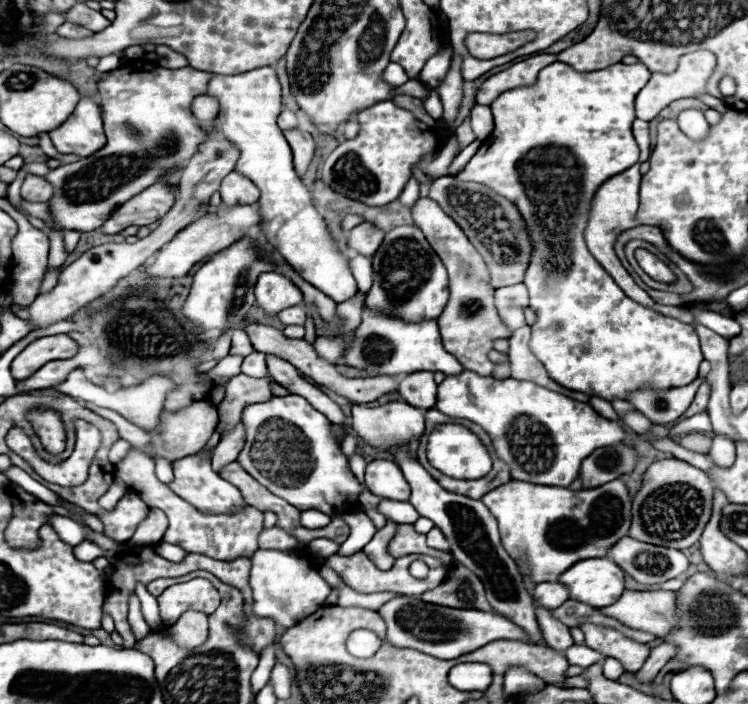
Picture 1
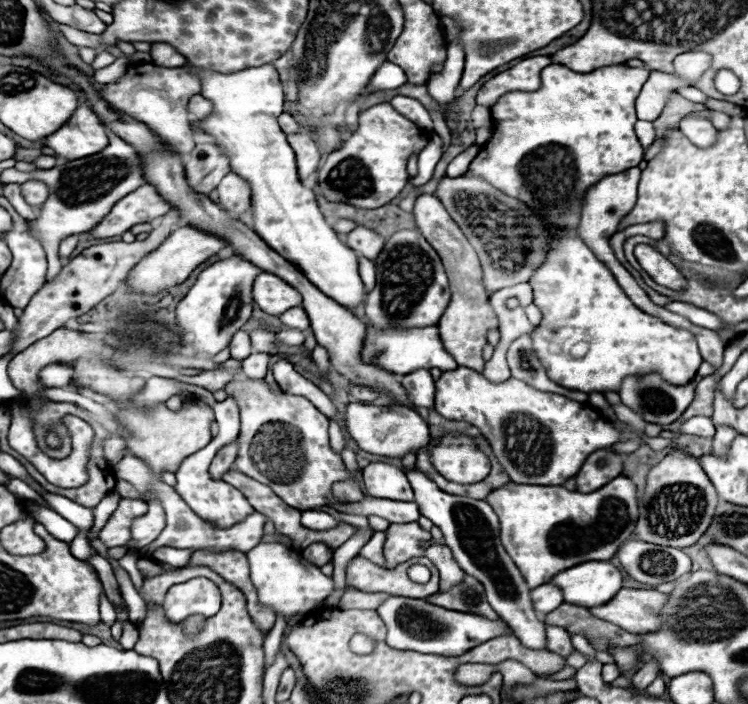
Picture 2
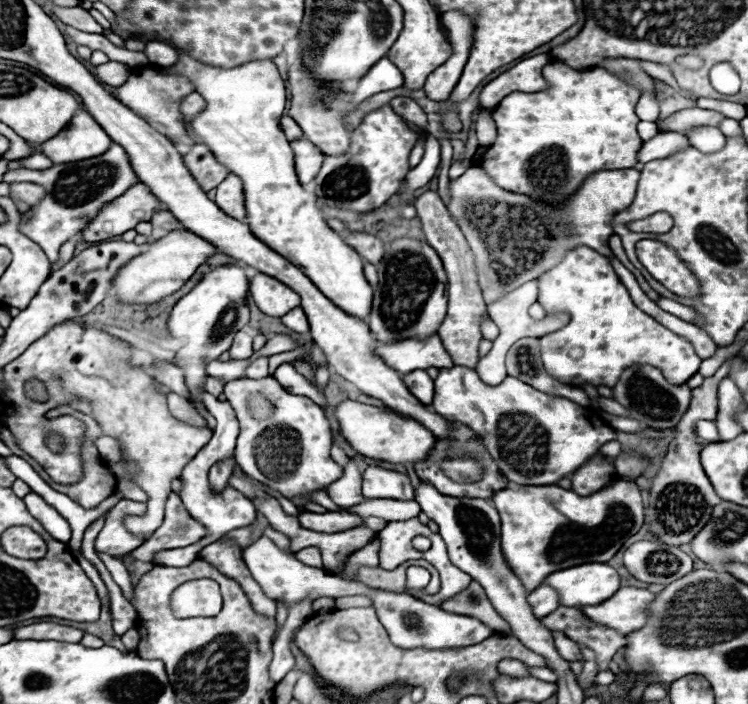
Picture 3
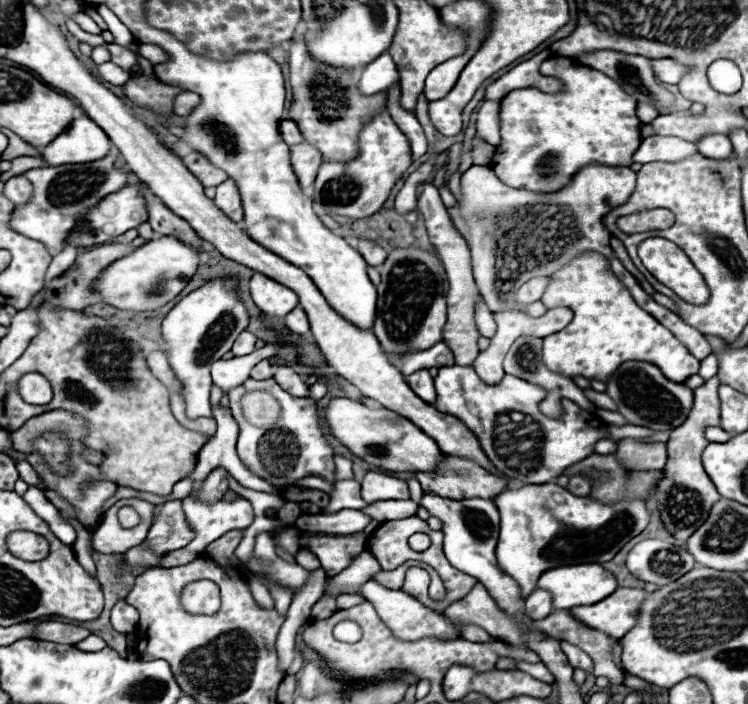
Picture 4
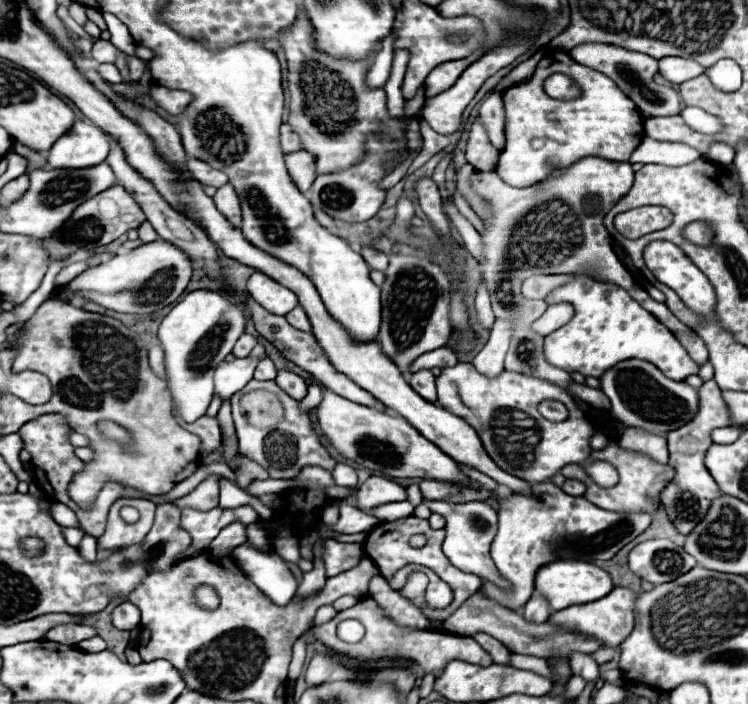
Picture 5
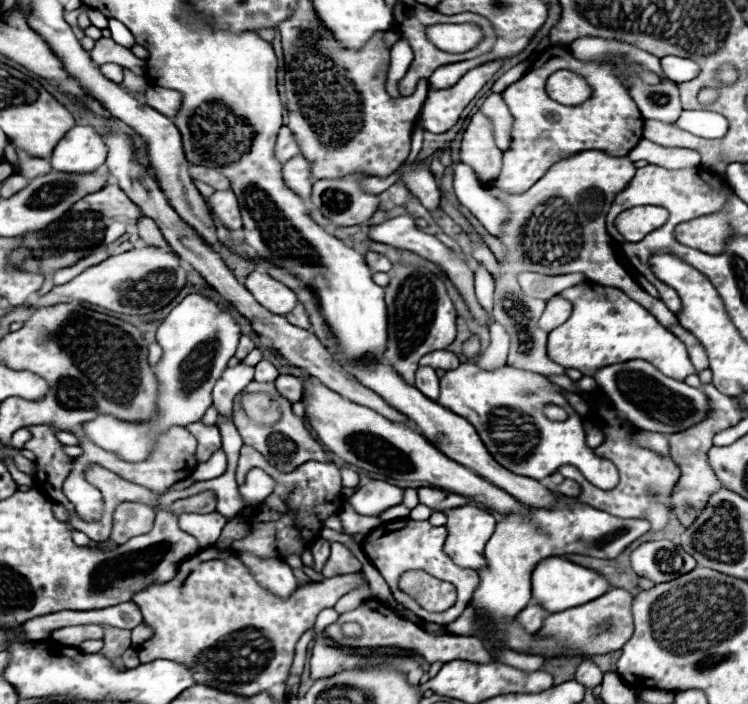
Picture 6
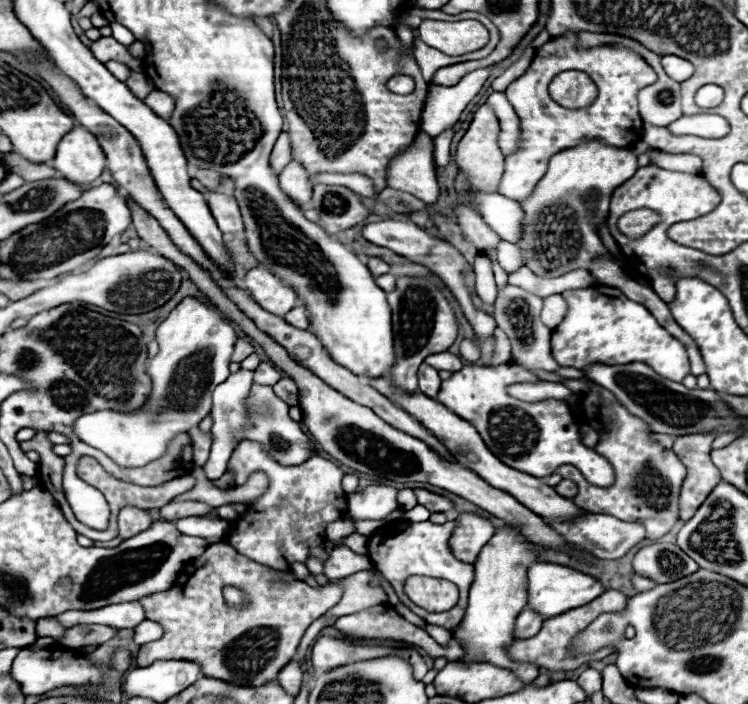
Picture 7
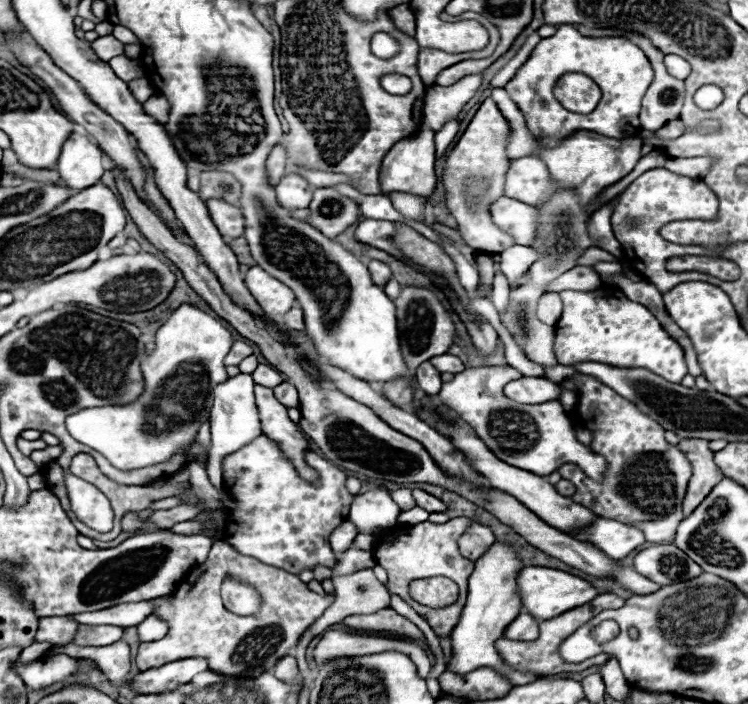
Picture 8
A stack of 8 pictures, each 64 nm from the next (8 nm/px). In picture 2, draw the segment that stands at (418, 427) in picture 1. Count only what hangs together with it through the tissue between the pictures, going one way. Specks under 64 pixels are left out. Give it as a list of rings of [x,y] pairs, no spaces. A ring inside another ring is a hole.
[[[348,404],[344,412],[346,428],[352,440],[370,454],[404,458],[410,452],[418,452],[430,444],[430,432],[426,420],[416,412],[404,406],[366,406],[366,404]]]

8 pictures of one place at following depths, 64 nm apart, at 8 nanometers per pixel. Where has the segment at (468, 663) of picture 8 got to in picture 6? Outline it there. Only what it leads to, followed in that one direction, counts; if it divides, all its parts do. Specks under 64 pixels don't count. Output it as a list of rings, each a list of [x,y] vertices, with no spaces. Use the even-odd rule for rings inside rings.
[[[558,494],[558,508],[552,512],[546,510],[530,510],[530,518],[522,516],[504,516],[502,522],[496,524],[494,536],[488,540],[484,548],[484,558],[486,566],[478,570],[480,584],[476,586],[470,608],[478,614],[478,624],[486,624],[488,628],[478,632],[476,636],[480,640],[492,640],[498,646],[496,662],[510,662],[508,666],[514,666],[516,670],[540,670],[544,660],[536,656],[522,656],[516,654],[506,646],[506,638],[502,638],[502,632],[494,628],[496,624],[504,624],[508,620],[514,620],[522,608],[528,606],[530,602],[530,572],[534,566],[550,556],[560,556],[560,554],[586,554],[594,558],[618,558],[624,548],[628,548],[634,540],[644,536],[650,530],[650,524],[646,520],[626,520],[618,518],[612,514],[606,514],[602,510],[592,510],[590,506],[584,506],[576,502],[576,498],[566,498]]]

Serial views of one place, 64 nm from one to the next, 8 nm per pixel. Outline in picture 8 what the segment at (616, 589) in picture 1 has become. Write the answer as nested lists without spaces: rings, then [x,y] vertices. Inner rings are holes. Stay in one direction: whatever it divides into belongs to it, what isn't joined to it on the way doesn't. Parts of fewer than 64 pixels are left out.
[[[524,566],[520,570],[516,582],[518,582],[516,592],[520,596],[522,610],[532,614],[540,622],[556,618],[556,616],[564,614],[566,610],[578,608],[578,606],[590,602],[594,596],[598,596],[598,590],[590,582],[586,582],[578,576],[572,576],[568,572],[552,570],[552,568],[544,568],[544,566]]]

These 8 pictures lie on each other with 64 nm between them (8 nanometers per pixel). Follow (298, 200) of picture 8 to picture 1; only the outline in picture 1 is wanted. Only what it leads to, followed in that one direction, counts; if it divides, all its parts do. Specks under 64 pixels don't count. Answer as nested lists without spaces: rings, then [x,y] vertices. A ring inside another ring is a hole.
[[[300,128],[296,130],[284,130],[284,136],[292,148],[292,154],[294,154],[294,168],[298,172],[298,176],[306,174],[310,162],[314,160],[314,150],[316,150],[316,144],[312,140],[312,136]]]

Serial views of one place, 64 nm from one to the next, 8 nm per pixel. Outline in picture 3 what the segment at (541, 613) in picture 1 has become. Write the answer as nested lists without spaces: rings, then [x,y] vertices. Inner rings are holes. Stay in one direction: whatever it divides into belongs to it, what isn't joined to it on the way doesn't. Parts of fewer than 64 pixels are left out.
[[[554,632],[554,644],[556,644],[556,648],[558,648],[560,656],[562,656],[562,658],[566,658],[568,662],[574,662],[574,660],[584,662],[584,656],[582,656],[582,652],[580,652],[578,644],[576,644],[576,642],[572,642],[570,638],[566,638],[562,632]]]

